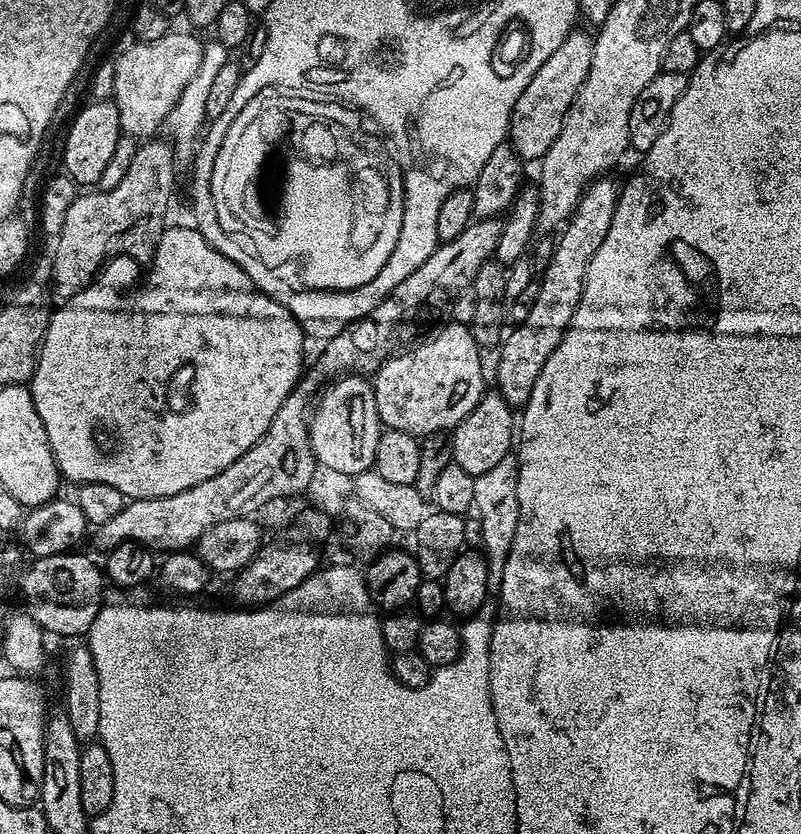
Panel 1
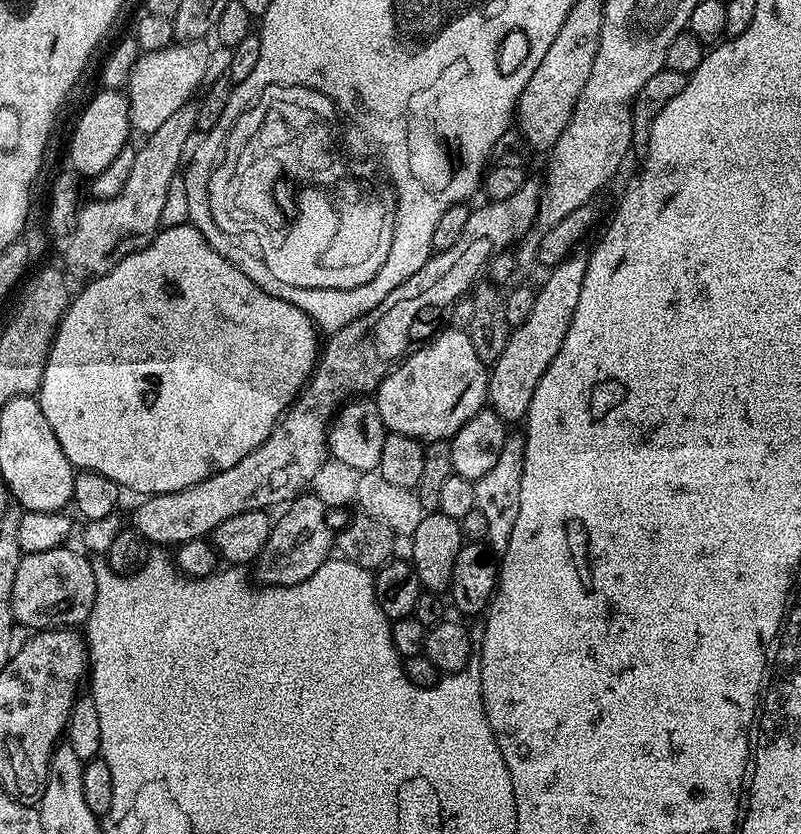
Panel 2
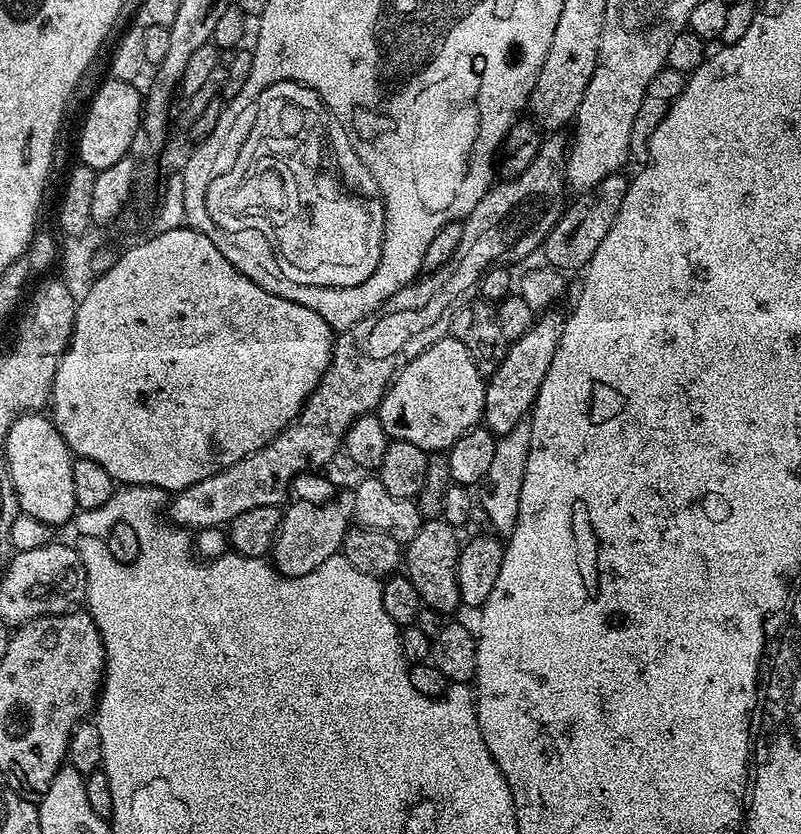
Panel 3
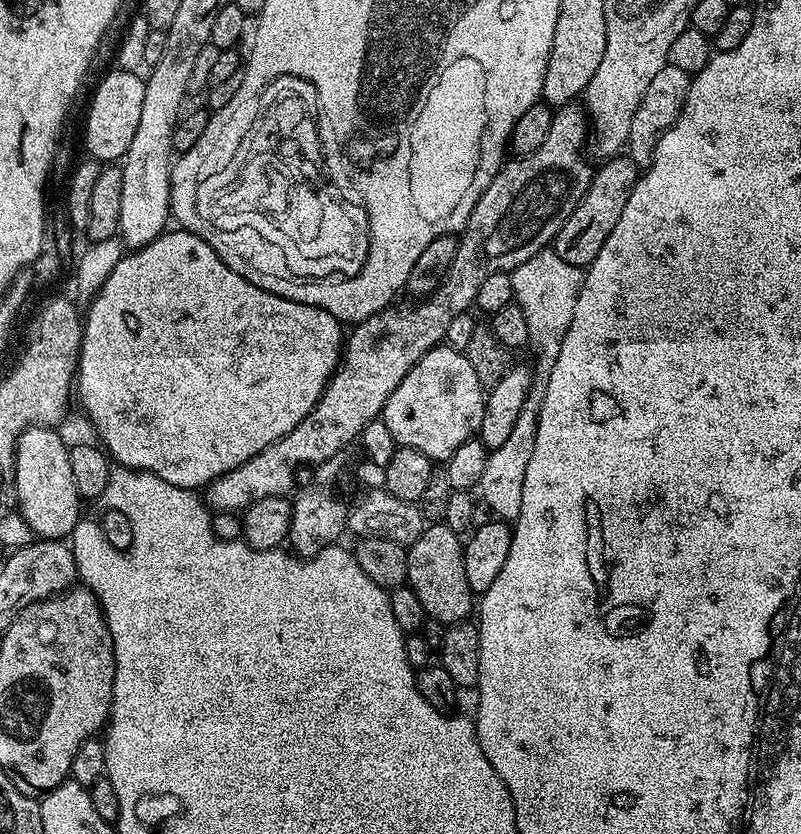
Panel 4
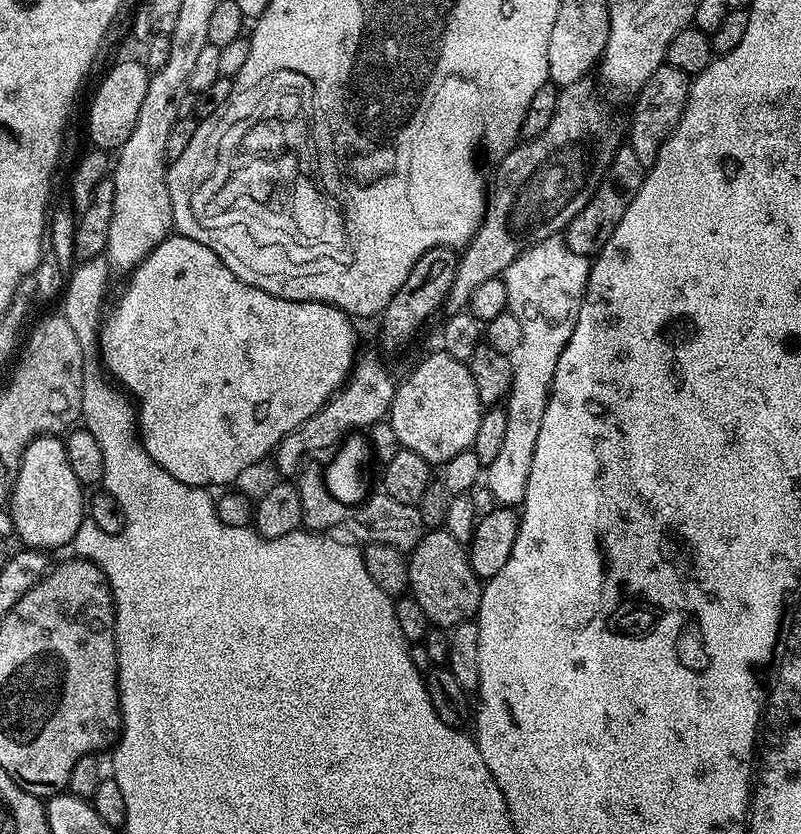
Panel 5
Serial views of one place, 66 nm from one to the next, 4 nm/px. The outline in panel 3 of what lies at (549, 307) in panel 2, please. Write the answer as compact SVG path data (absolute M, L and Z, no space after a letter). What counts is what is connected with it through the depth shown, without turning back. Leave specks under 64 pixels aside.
M556 310L545 311L532 323L530 330L522 334L522 338L509 343L502 366L498 366L498 370L494 370L494 374L487 377L484 385L482 424L497 438L510 434L510 430L514 430L518 422L529 419L536 396L546 378L546 370L550 370L550 362L554 362L554 350L562 338L564 321L565 317L559 316Z

